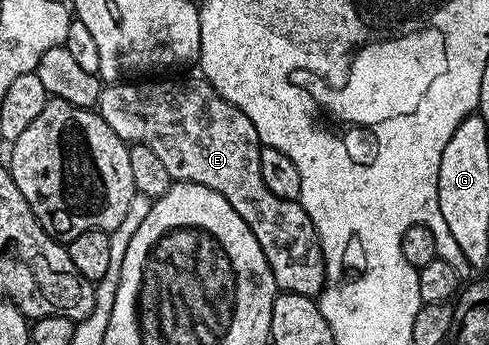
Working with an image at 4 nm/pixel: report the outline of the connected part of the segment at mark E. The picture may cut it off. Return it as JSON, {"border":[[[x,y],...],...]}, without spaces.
{"border":[[[159,77],[154,81],[124,81],[106,84],[99,92],[97,113],[103,118],[105,125],[109,125],[109,129],[113,129],[113,133],[117,133],[117,137],[121,137],[124,143],[128,145],[143,143],[149,149],[153,149],[153,153],[157,153],[157,157],[165,165],[165,169],[169,169],[172,180],[205,185],[209,189],[221,193],[221,197],[225,197],[225,201],[229,201],[229,205],[233,205],[233,209],[237,209],[237,213],[245,221],[245,225],[249,225],[253,237],[257,237],[257,245],[261,245],[261,249],[265,253],[265,261],[269,261],[269,269],[275,278],[275,286],[280,292],[288,291],[289,293],[301,293],[312,297],[318,296],[327,281],[327,274],[325,273],[323,250],[319,244],[317,229],[313,225],[313,221],[309,221],[309,213],[305,213],[305,209],[299,202],[293,199],[282,199],[277,197],[277,193],[269,193],[269,189],[265,189],[265,181],[261,177],[261,161],[259,160],[261,144],[257,129],[253,129],[253,121],[249,121],[249,117],[245,117],[245,113],[241,113],[241,109],[237,109],[229,101],[222,99],[217,93],[217,89],[213,89],[213,85],[209,85],[206,79],[202,77],[196,77],[196,79],[175,78],[179,77]]]}

